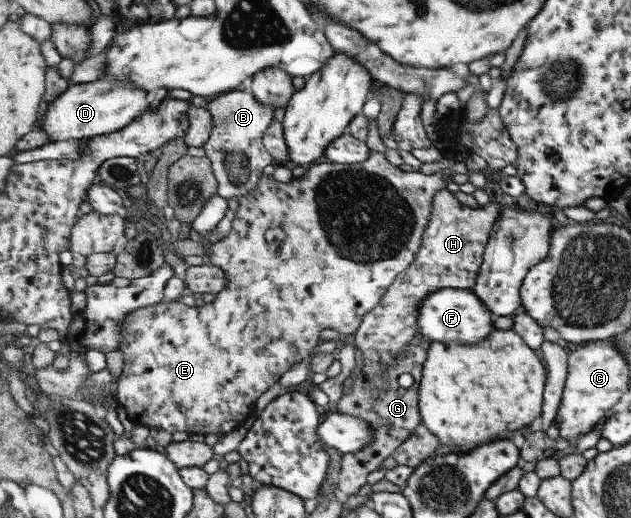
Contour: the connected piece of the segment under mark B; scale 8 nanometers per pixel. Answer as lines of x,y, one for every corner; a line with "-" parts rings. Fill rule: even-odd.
247,87
222,92
210,98
206,108
212,116
212,130
203,148
212,161
218,179
218,194
229,198
247,195
258,188
263,169
273,163
272,153
265,147
263,137
275,121
277,108
259,101

